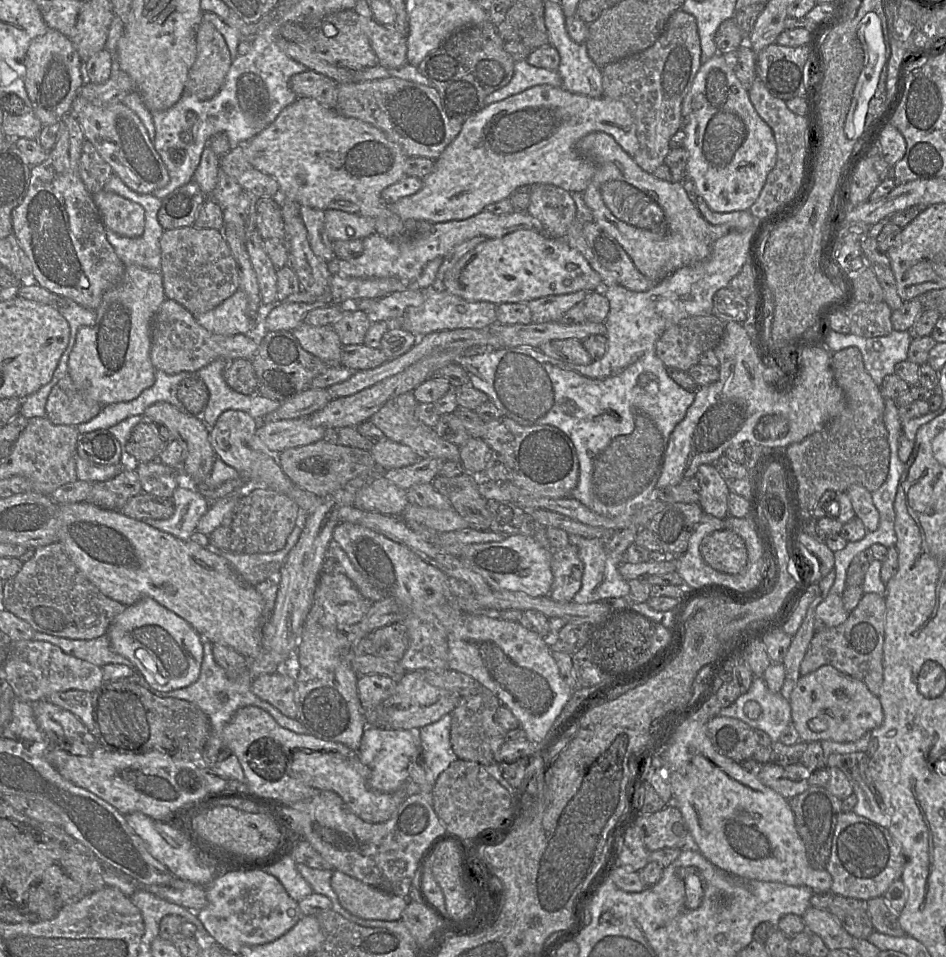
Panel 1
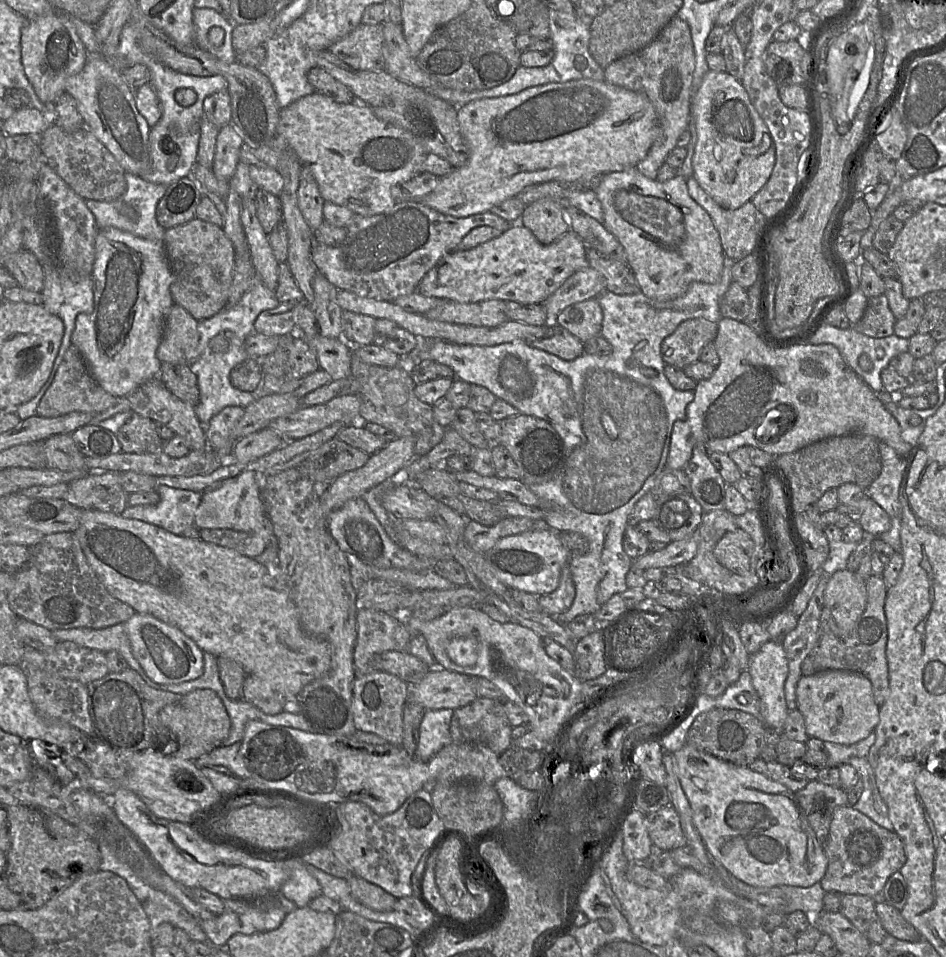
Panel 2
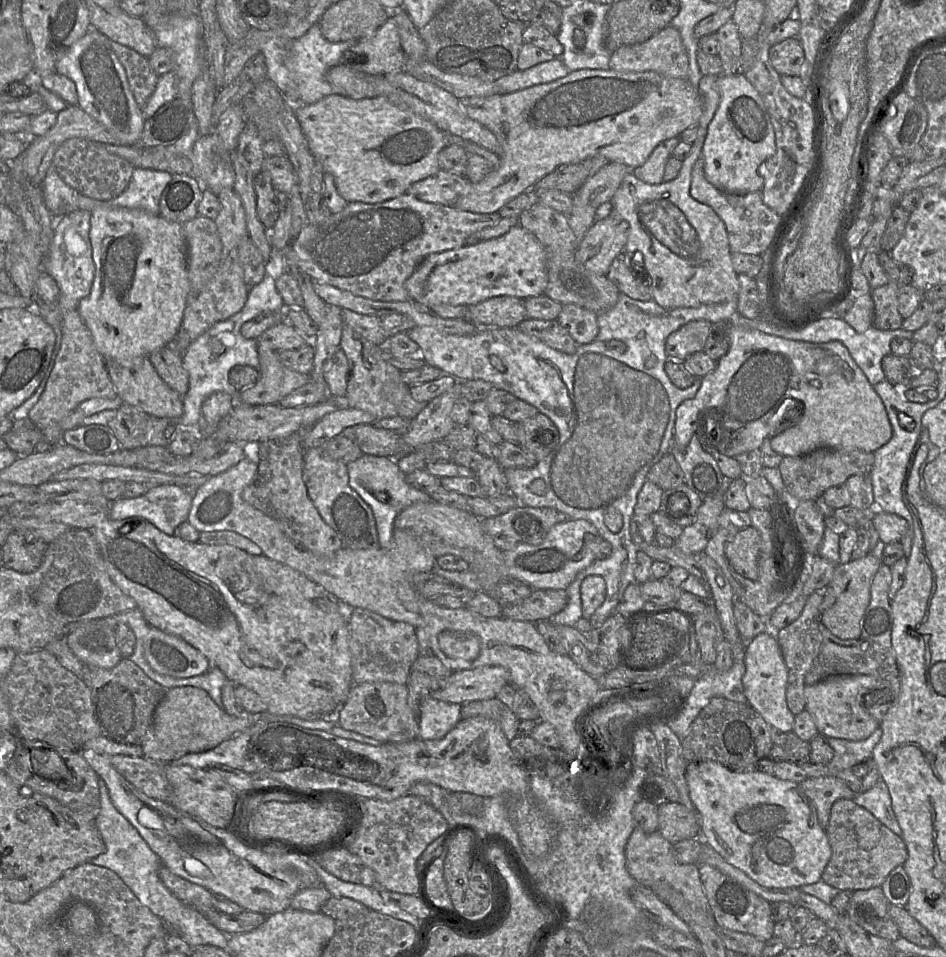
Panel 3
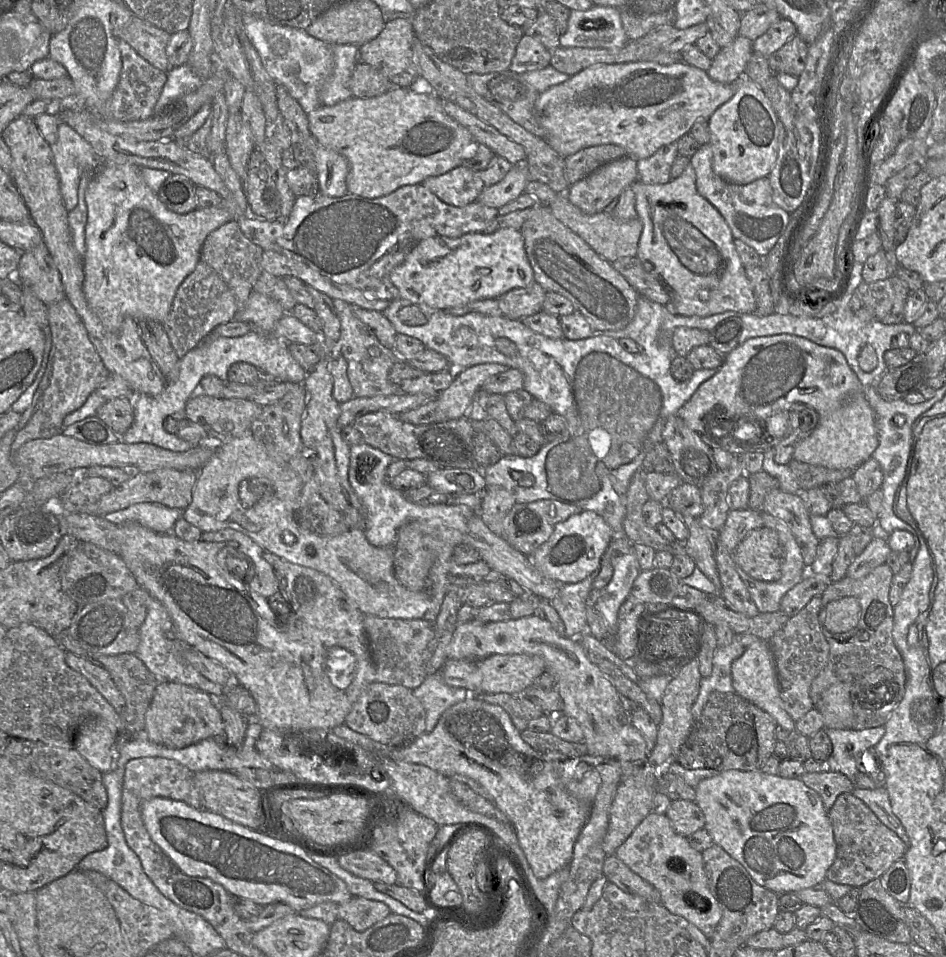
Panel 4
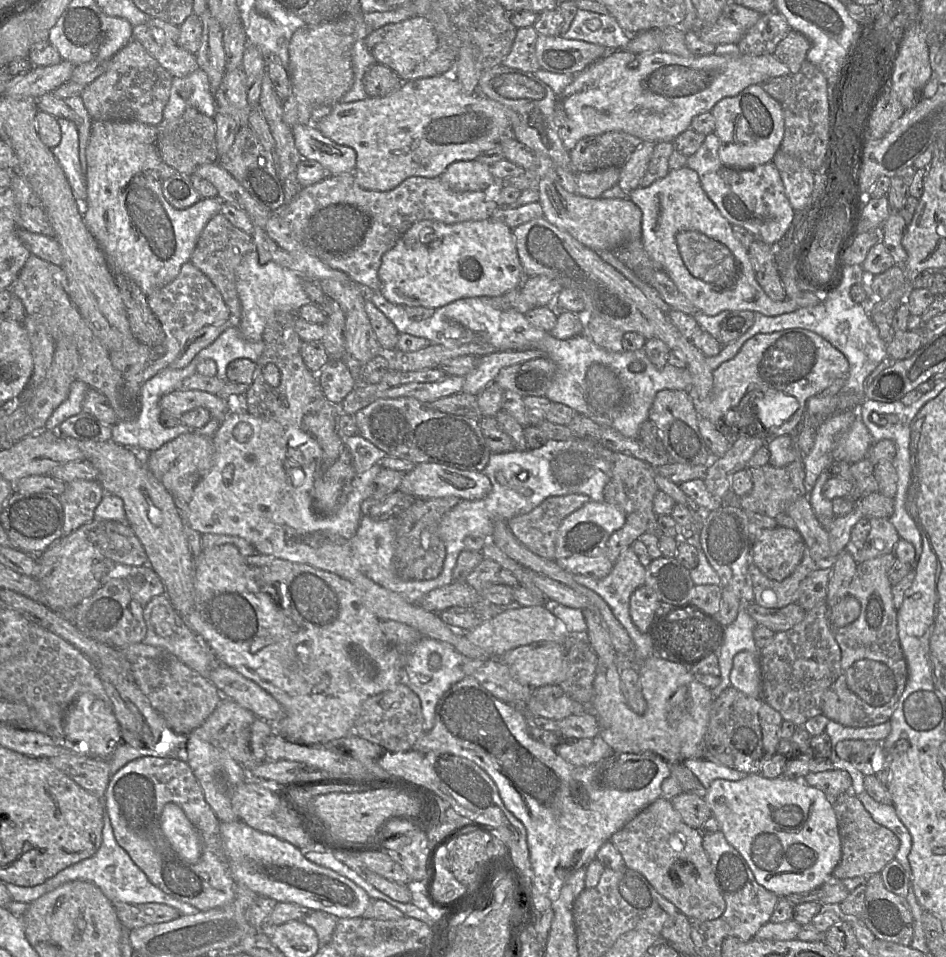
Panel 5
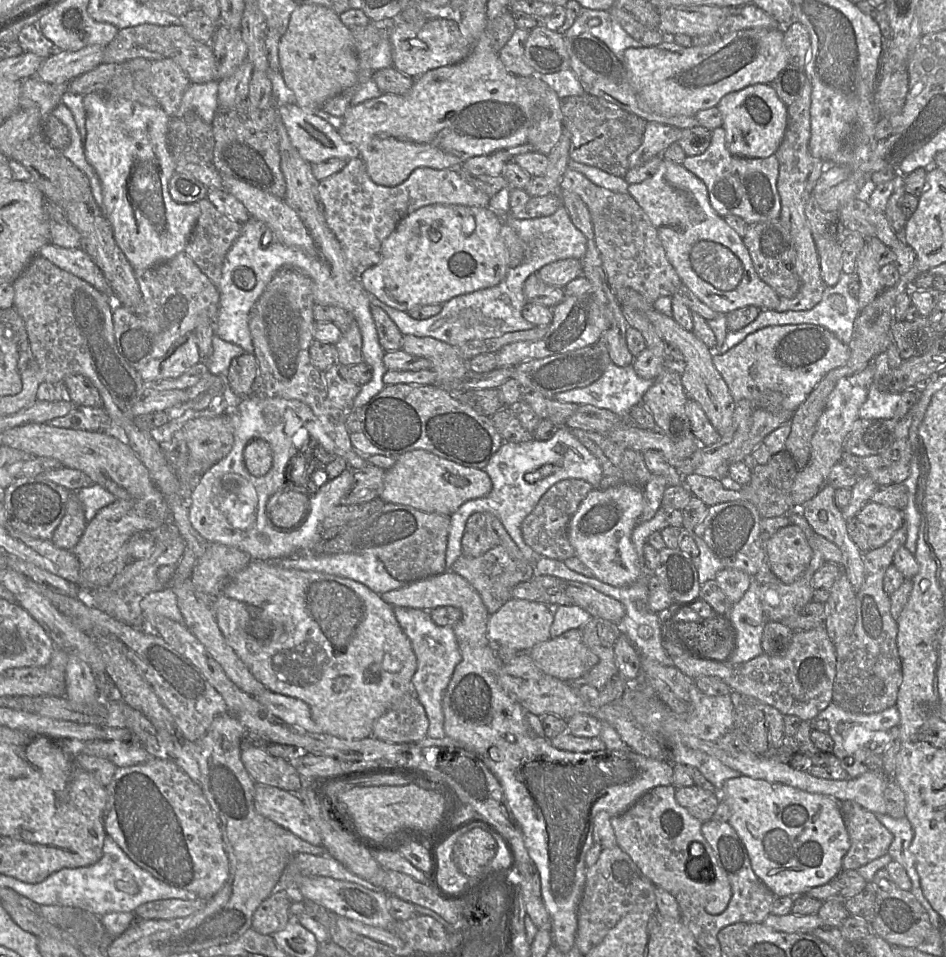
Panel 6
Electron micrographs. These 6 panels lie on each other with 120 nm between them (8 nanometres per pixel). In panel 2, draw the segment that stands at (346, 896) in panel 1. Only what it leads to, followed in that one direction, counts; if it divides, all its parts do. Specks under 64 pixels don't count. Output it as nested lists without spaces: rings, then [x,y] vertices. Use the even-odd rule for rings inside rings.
[[[352,875],[348,882],[352,896],[364,906],[376,911],[391,911],[396,898],[379,886]]]

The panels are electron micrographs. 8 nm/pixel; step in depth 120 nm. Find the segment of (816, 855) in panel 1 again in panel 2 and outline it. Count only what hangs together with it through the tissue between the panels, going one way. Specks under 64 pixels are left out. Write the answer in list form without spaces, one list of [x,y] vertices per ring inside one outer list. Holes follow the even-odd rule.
[[[814,779],[794,794],[817,839],[824,845],[834,809],[848,805],[847,791]]]

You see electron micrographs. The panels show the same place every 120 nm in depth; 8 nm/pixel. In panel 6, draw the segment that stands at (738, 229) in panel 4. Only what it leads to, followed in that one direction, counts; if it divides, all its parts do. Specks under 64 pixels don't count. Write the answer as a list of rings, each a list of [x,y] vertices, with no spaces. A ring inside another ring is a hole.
[[[722,126],[712,130],[709,147],[702,153],[687,156],[682,165],[700,178],[707,187],[710,204],[721,216],[735,215],[748,225],[780,218],[781,199],[777,188],[779,162],[775,154],[767,158],[744,158],[731,154]]]

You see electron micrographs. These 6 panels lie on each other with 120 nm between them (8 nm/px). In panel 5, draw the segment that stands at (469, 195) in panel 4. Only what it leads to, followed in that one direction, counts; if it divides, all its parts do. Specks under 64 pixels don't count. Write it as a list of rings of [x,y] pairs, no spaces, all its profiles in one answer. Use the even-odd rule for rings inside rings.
[[[477,160],[453,162],[439,177],[456,192],[484,191],[495,182],[490,166]]]

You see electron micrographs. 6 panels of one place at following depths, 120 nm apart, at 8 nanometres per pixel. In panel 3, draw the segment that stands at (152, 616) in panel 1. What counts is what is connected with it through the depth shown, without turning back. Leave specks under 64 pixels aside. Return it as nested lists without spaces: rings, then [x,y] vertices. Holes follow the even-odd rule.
[[[150,627],[144,639],[144,654],[151,668],[163,675],[188,678],[206,673],[209,660],[178,636]]]

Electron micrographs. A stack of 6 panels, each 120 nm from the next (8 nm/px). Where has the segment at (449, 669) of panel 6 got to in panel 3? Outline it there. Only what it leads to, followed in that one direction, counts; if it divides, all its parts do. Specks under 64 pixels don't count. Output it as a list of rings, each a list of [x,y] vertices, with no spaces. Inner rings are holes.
[[[428,695],[420,706],[418,738],[423,740],[443,738],[460,721],[461,705],[440,701]]]

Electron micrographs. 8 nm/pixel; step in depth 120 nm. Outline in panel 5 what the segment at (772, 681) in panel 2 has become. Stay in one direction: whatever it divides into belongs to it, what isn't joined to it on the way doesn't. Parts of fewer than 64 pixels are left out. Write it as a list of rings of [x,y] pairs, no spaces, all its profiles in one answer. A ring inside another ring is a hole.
[[[743,651],[733,658],[733,666],[730,672],[731,686],[744,694],[761,698],[762,676],[759,654]]]

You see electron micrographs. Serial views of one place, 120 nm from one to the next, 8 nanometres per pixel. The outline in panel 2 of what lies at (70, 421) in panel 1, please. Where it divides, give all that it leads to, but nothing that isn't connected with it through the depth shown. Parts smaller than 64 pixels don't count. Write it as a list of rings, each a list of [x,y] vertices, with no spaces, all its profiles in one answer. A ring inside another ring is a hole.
[[[72,344],[67,349],[51,385],[37,406],[37,416],[54,418],[75,411],[97,414],[114,406],[118,399],[118,397],[106,392],[95,381],[79,349]]]

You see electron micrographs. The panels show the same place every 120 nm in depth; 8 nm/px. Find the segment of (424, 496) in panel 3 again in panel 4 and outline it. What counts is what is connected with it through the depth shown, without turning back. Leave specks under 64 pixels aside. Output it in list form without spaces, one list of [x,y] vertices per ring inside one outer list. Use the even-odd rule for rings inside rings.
[[[364,441],[350,446],[348,481],[361,501],[364,509],[364,532],[366,539],[375,547],[393,546],[399,527],[410,521],[418,521],[430,526],[451,527],[464,532],[466,521],[479,511],[466,505],[433,504],[419,505],[405,499],[403,492],[394,489],[387,481],[386,470],[394,460],[381,450]]]

